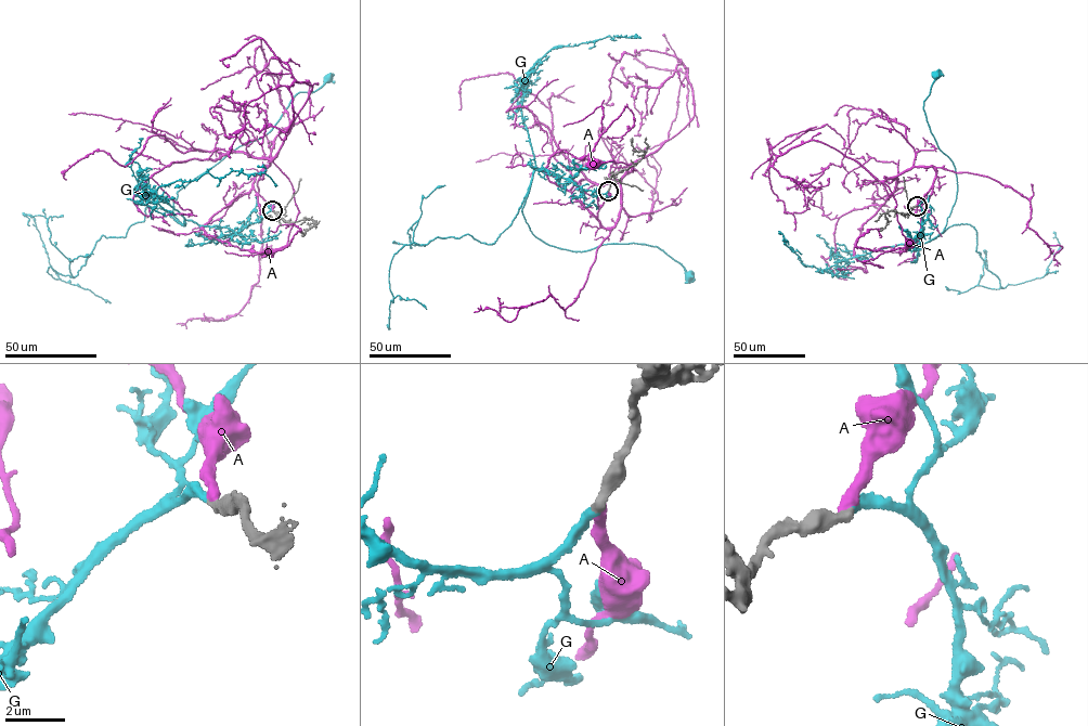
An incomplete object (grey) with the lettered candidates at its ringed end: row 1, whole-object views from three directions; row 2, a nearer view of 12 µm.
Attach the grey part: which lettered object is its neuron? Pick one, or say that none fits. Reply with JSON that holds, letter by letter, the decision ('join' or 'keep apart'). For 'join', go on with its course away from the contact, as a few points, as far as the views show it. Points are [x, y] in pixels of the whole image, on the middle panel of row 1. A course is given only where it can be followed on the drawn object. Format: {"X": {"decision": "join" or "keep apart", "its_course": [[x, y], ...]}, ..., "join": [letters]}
{"A": {"decision": "keep apart"}, "G": {"decision": "join", "its_course": [[608, 191], [585, 191], [535, 170], [523, 216], [549, 245], [658, 247], [689, 276]]}, "join": ["G"]}

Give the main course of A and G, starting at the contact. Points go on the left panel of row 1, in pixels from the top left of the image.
A: (272, 211), (253, 185), (269, 165), (263, 157), (289, 179), (298, 211), (287, 243), (268, 251)
G: (272, 210), (235, 232), (191, 220), (184, 225), (173, 202), (232, 151), (268, 133), (294, 96), (328, 78)

